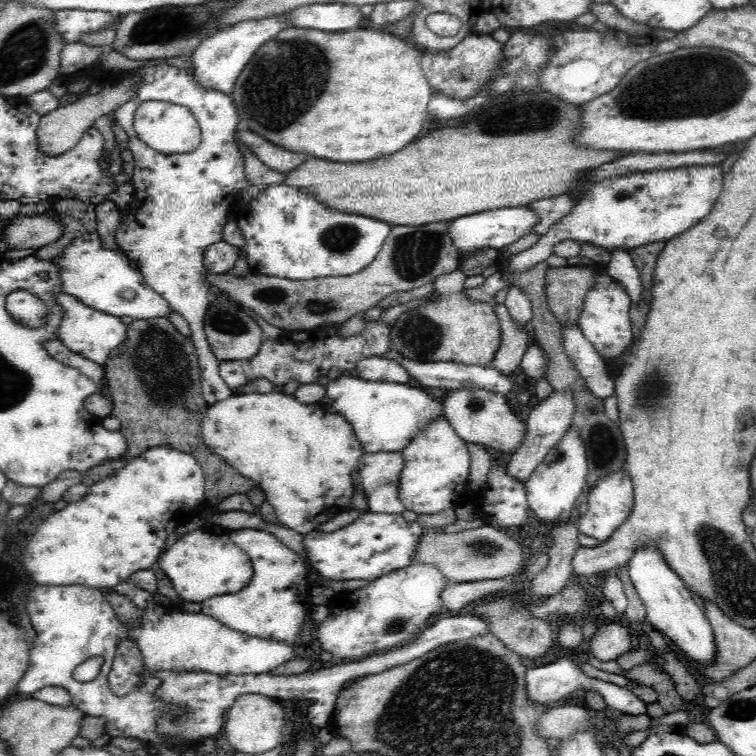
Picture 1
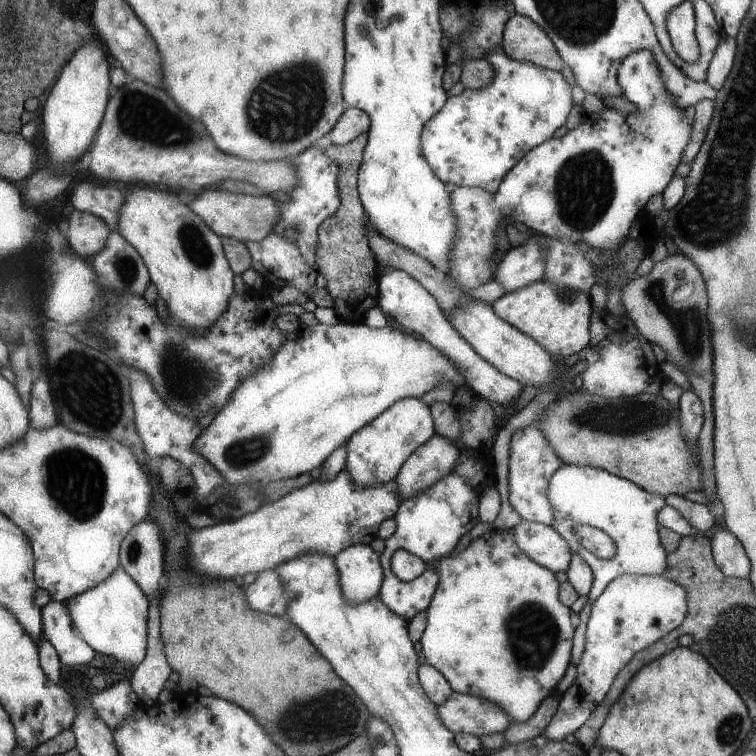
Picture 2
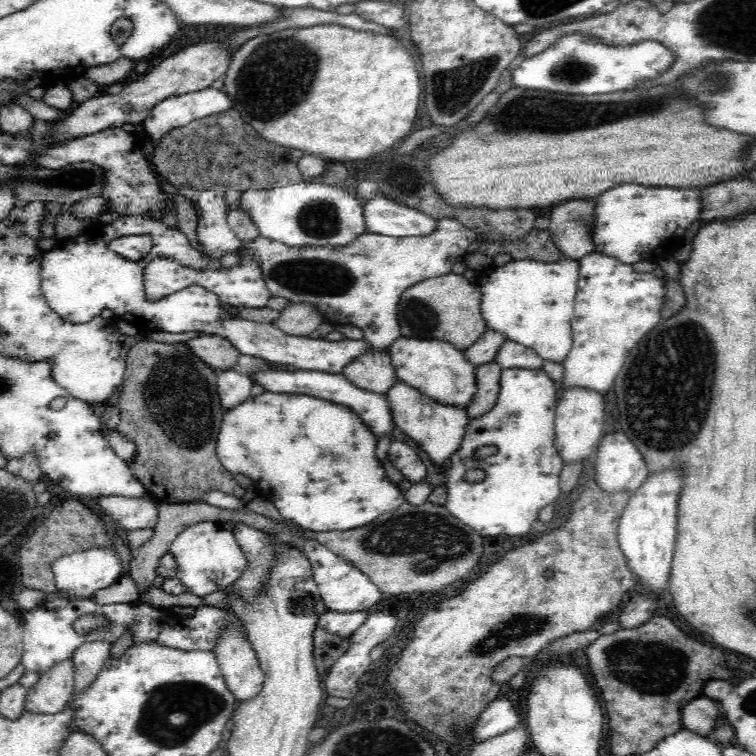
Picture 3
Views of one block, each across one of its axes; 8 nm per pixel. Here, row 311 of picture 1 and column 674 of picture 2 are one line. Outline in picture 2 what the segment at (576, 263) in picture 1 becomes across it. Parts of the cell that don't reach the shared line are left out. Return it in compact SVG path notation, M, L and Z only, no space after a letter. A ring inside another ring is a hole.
M623 574L607 584L595 602L591 602L591 614L587 622L587 640L583 656L577 664L577 680L573 686L561 694L559 708L553 714L551 722L539 734L545 740L559 742L567 734L575 734L591 716L595 706L609 692L619 670L641 650L679 628L687 616L687 594L683 586L667 580L665 576L635 576Z

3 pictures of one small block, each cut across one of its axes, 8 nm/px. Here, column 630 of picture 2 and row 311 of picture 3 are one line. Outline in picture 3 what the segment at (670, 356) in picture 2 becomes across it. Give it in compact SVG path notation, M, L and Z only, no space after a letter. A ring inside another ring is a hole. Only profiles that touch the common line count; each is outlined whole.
M286 304L280 312L280 318L274 322L276 328L290 336L308 336L312 334L320 324L324 324L324 318L318 314L318 308L312 304Z

